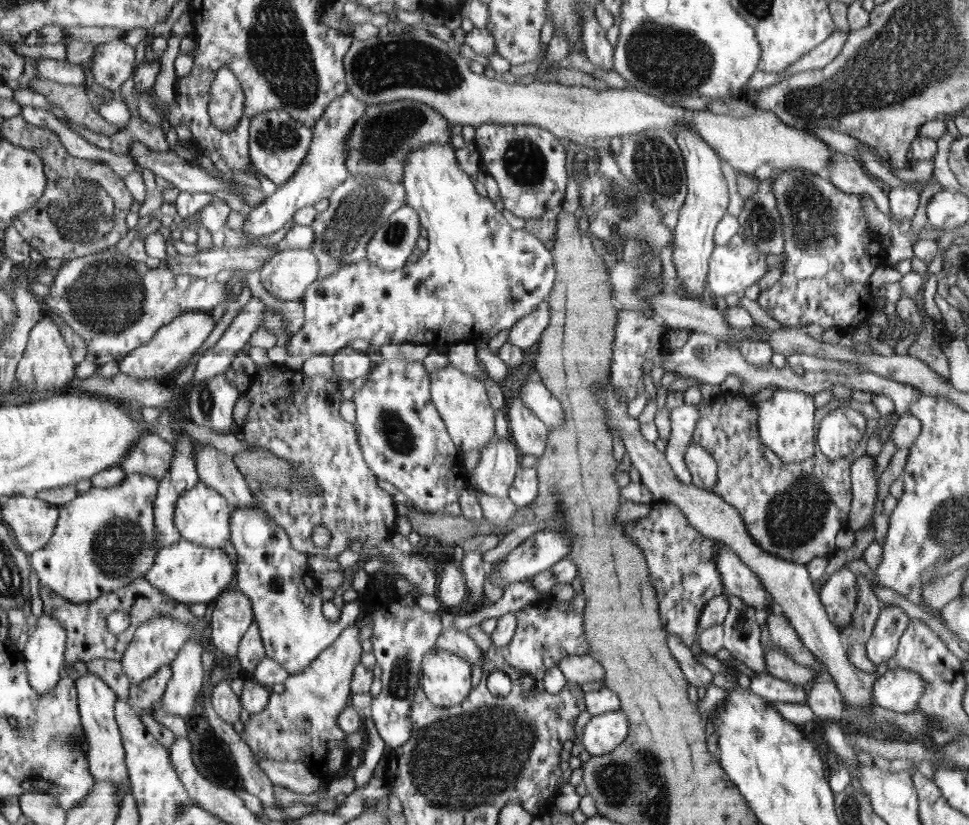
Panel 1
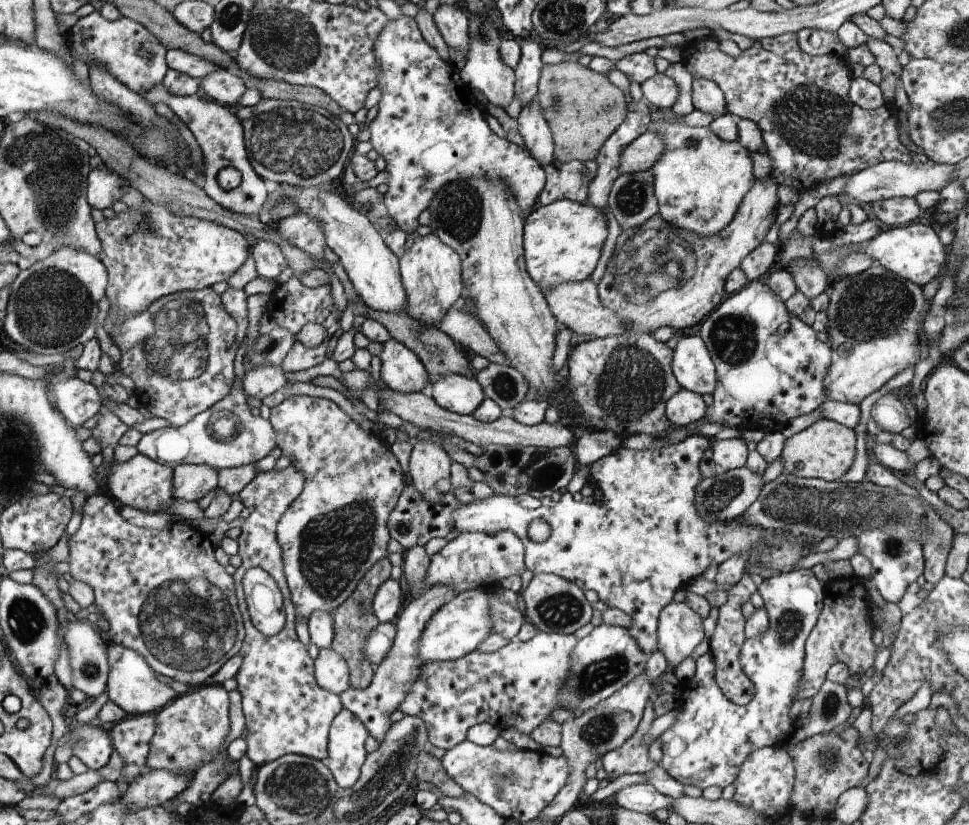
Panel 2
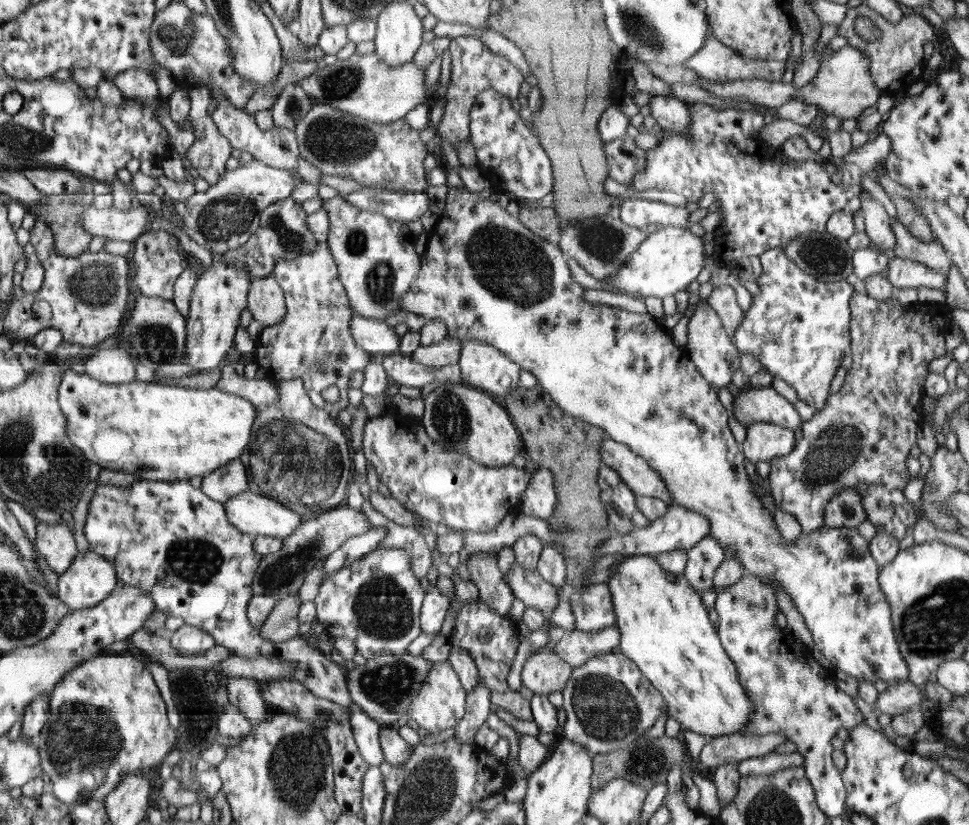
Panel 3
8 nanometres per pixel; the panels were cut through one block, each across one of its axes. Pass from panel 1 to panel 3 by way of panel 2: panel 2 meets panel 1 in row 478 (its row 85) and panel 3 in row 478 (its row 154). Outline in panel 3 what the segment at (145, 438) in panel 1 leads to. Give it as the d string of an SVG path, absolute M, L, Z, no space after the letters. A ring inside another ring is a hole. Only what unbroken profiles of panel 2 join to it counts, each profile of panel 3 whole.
M241 459L232 460L203 476L202 492L223 505L232 497L249 491L246 467Z

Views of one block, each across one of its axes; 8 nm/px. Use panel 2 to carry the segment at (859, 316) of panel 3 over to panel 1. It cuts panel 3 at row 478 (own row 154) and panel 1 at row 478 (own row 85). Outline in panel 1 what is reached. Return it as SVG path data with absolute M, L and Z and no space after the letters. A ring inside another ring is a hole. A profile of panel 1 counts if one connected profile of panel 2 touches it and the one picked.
M721 392L708 404L704 405L701 401L696 407L700 411L700 420L696 422L692 441L702 445L715 458L719 475L716 485L708 492L721 497L738 510L738 514L746 522L746 530L752 540L768 554L800 565L806 565L818 556L830 556L835 552L837 532L848 527L852 499L850 468L856 458L866 455L870 436L883 426L878 409L872 403L858 406L859 411L866 416L866 431L856 450L848 456L831 460L816 447L814 454L804 462L786 464L762 440L761 433L758 432L757 407L749 397Z

